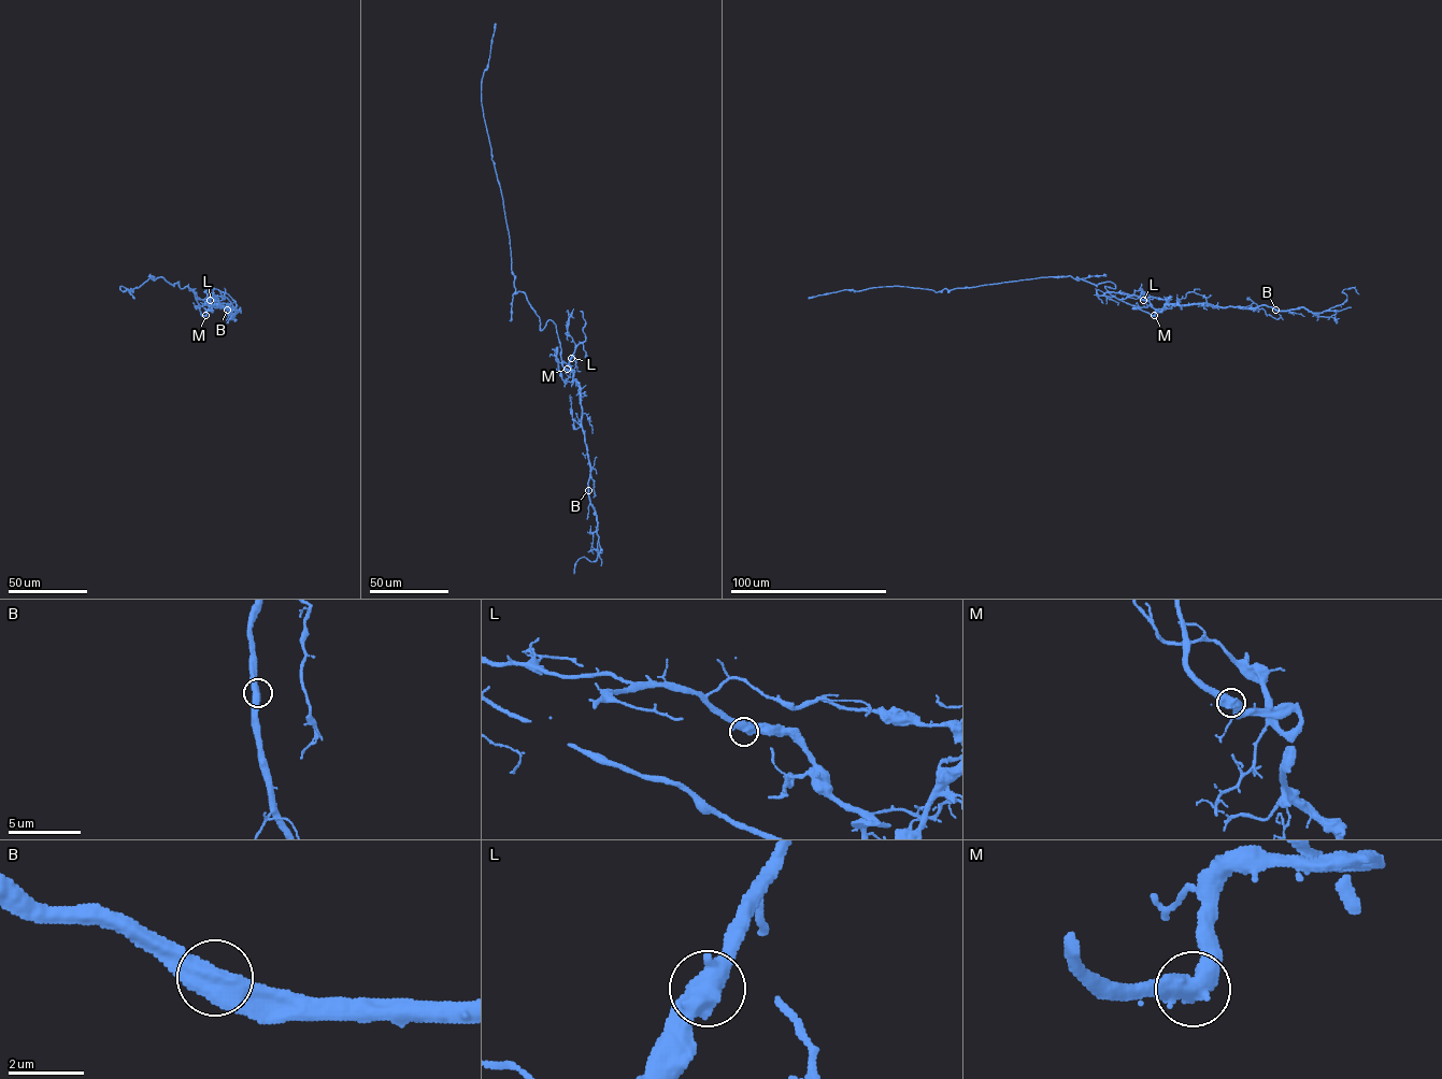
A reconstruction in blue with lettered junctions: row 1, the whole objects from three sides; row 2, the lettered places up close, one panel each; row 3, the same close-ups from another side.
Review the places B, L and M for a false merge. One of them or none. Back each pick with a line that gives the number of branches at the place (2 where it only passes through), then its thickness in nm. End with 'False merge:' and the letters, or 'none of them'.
False merge: none of them

